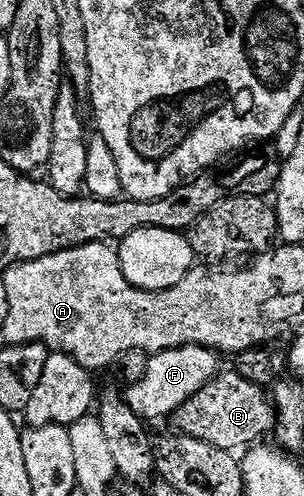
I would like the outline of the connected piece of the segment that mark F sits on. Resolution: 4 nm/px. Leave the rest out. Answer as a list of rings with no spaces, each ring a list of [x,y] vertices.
[[[190,343],[186,347],[156,352],[150,358],[145,376],[138,383],[128,384],[126,391],[129,392],[124,392],[124,401],[143,421],[161,419],[164,415],[172,416],[196,391],[218,374],[217,359],[218,352]]]

